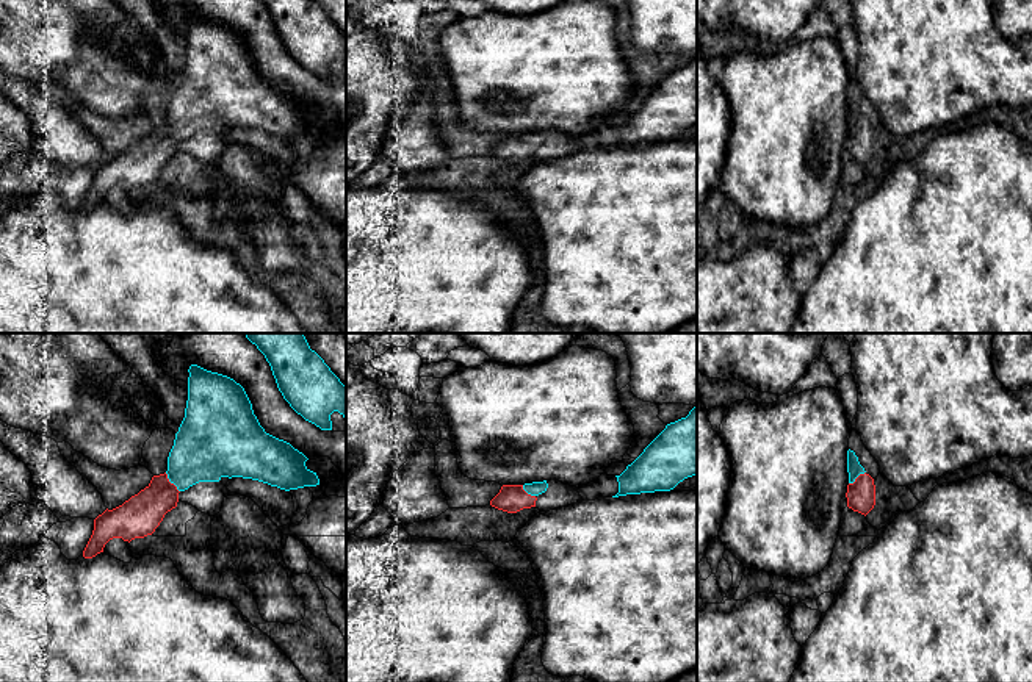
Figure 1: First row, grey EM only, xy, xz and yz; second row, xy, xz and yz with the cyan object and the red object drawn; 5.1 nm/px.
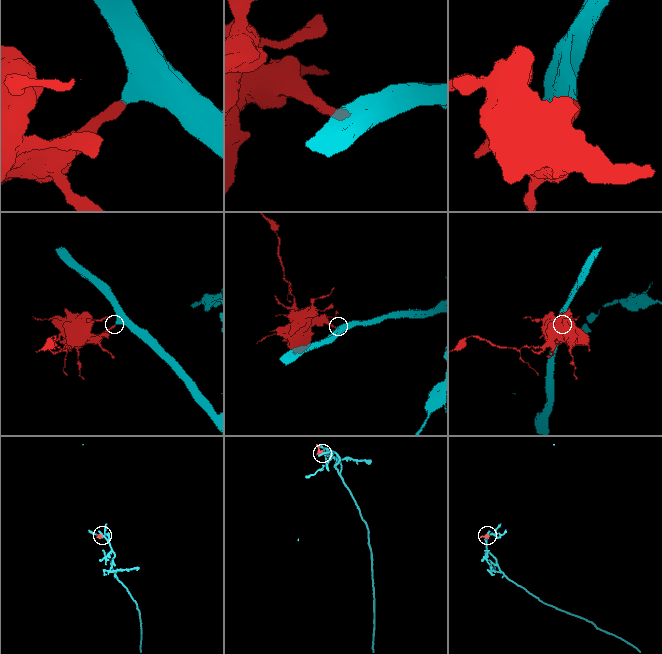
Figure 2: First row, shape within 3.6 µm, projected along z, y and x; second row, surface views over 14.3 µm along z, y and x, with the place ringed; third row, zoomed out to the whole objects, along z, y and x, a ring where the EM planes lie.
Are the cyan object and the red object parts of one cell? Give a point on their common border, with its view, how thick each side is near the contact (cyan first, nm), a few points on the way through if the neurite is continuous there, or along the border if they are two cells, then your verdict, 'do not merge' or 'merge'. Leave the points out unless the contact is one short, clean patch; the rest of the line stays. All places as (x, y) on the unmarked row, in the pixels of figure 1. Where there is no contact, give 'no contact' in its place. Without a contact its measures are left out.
xy (171, 132) | 340/200 nm | across xy (205, 97), (171, 132), (138, 166) | merge

